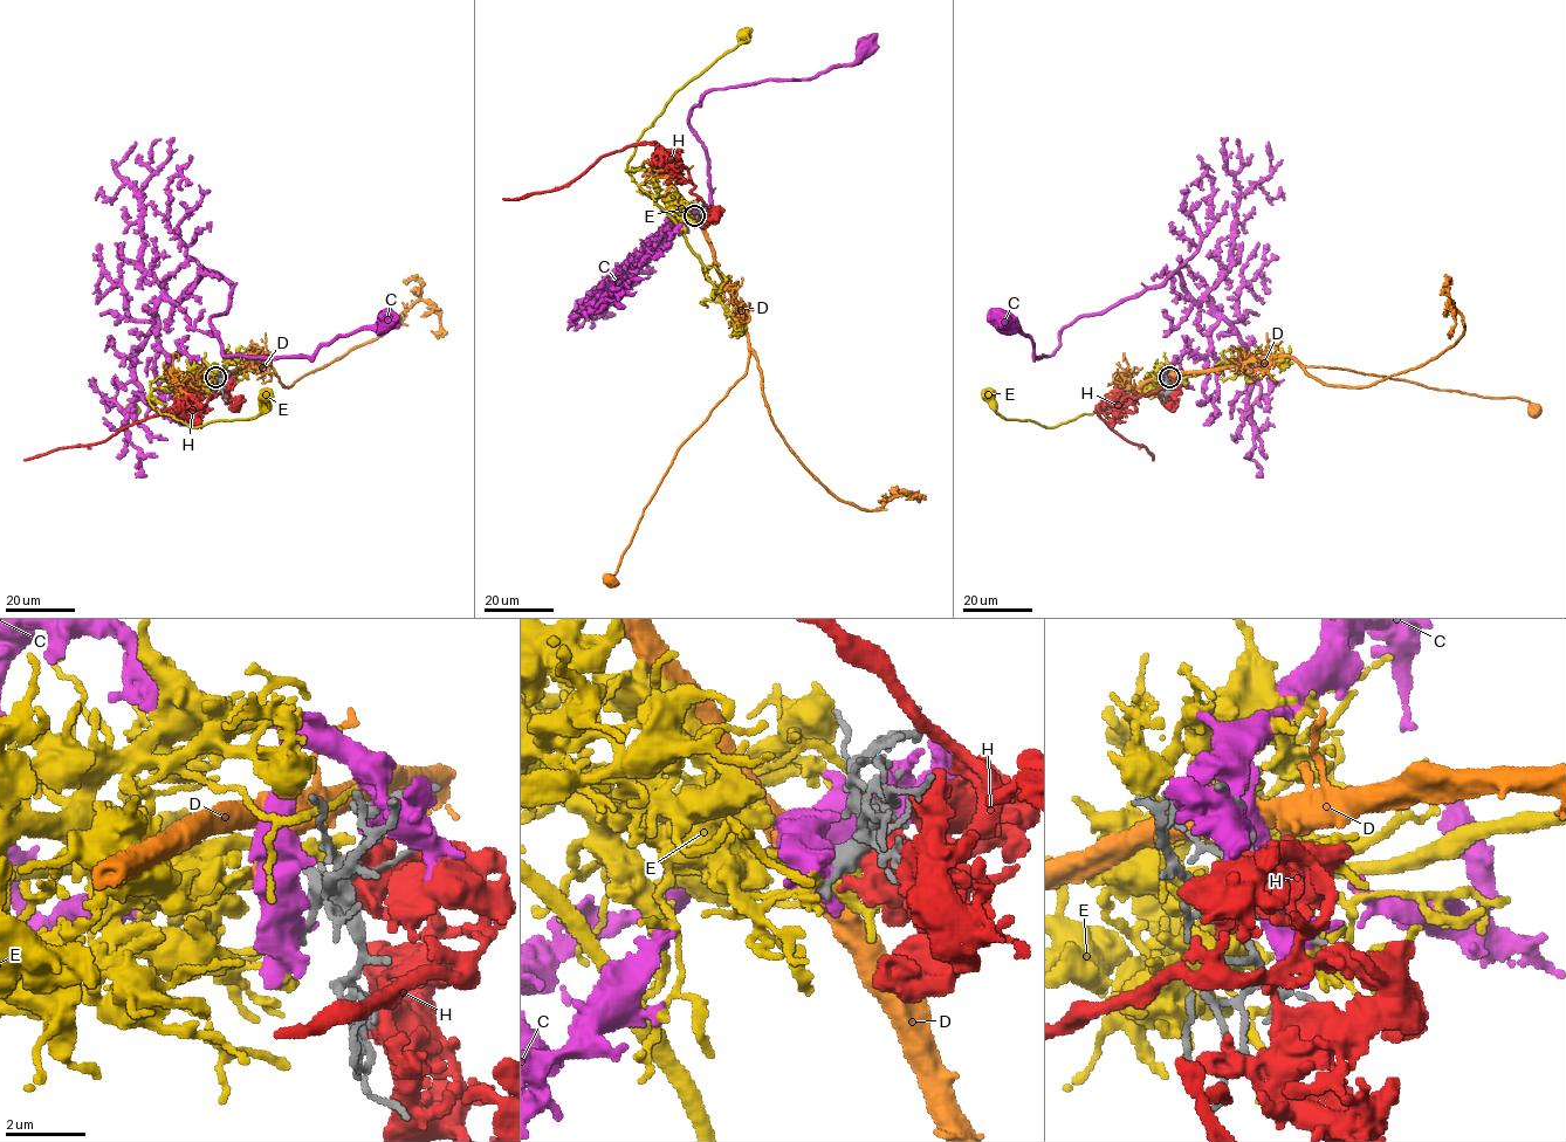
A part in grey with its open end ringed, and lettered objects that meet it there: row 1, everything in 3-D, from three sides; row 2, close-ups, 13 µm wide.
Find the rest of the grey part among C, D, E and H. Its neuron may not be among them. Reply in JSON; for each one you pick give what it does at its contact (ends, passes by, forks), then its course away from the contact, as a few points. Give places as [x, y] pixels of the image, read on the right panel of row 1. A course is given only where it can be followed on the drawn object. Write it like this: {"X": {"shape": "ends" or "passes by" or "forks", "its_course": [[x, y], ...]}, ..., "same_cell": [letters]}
{"D": {"shape": "forks", "its_course": [[1169, 377], [1288, 356], [1306, 366], [1347, 369], [1481, 397], [1515, 397], [1527, 400], [1534, 408]]}, "same_cell": ["D"]}

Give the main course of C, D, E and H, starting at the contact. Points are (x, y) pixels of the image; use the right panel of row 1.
C: (1169, 378), (1175, 359), (1209, 351), (1217, 321), (1176, 273), (1076, 318), (1052, 355), (1034, 357), (1003, 320)
D: (1169, 377), (1288, 356), (1306, 366), (1347, 369), (1481, 397), (1515, 397), (1527, 400), (1534, 408)
E: (1169, 378), (1162, 386), (1151, 383), (1153, 386), (1131, 389), (1106, 410), (1052, 427), (1003, 419), (988, 394)
H: (1168, 380), (1167, 389), (1096, 407), (1111, 427), (1126, 440), (1144, 446), (1153, 460)

